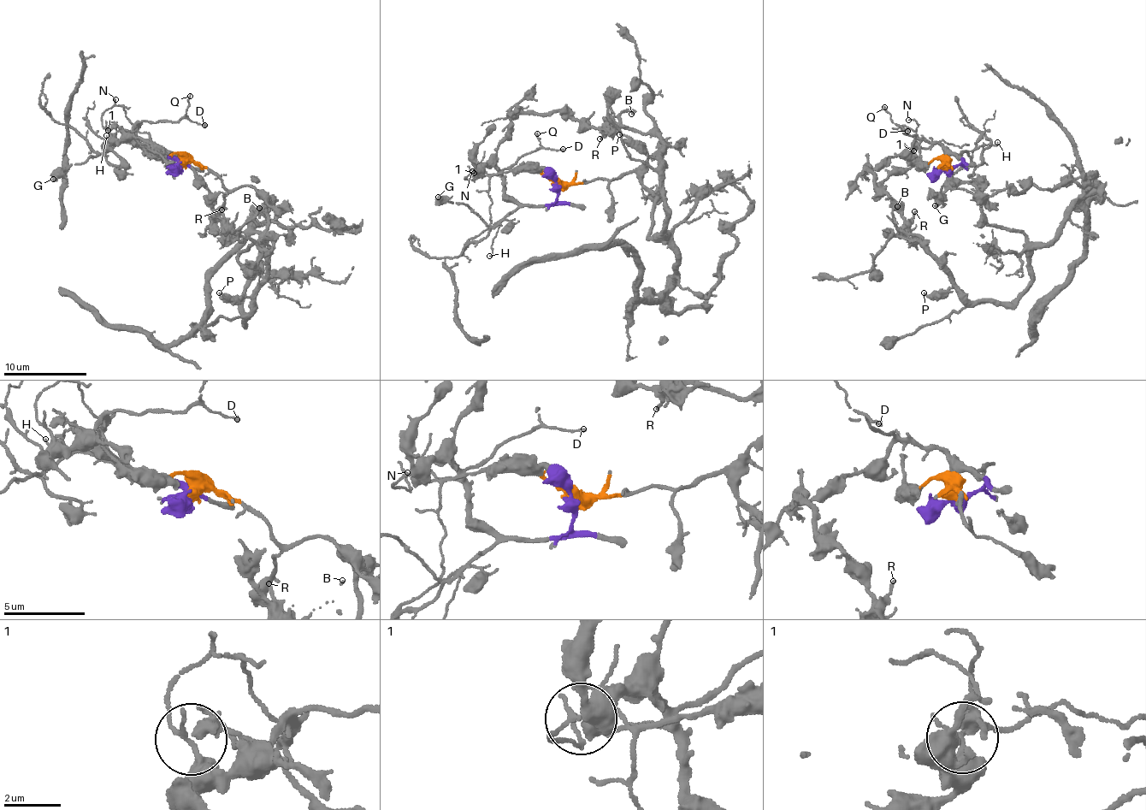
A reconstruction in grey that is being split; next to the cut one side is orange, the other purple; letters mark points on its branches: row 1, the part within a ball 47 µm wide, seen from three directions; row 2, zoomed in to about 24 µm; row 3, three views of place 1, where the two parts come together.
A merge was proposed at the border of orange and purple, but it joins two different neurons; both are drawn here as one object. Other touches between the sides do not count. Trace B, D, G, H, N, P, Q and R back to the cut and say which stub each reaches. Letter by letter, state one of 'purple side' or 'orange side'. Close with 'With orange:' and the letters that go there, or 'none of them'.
B: orange side
D: purple side
G: purple side
H: purple side
N: purple side
P: orange side
Q: purple side
R: orange side
With orange: B, P, R

